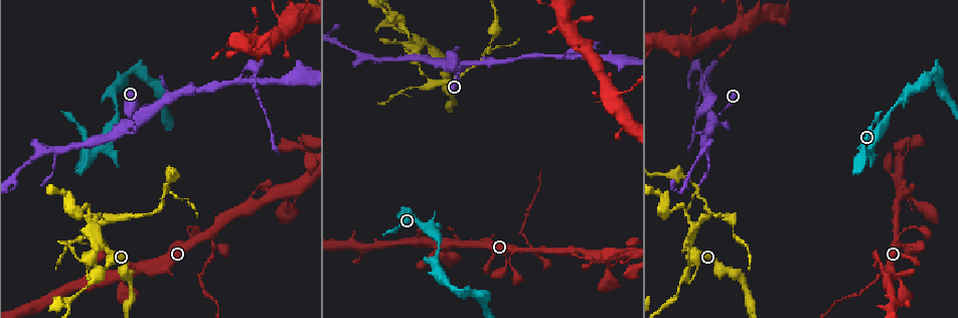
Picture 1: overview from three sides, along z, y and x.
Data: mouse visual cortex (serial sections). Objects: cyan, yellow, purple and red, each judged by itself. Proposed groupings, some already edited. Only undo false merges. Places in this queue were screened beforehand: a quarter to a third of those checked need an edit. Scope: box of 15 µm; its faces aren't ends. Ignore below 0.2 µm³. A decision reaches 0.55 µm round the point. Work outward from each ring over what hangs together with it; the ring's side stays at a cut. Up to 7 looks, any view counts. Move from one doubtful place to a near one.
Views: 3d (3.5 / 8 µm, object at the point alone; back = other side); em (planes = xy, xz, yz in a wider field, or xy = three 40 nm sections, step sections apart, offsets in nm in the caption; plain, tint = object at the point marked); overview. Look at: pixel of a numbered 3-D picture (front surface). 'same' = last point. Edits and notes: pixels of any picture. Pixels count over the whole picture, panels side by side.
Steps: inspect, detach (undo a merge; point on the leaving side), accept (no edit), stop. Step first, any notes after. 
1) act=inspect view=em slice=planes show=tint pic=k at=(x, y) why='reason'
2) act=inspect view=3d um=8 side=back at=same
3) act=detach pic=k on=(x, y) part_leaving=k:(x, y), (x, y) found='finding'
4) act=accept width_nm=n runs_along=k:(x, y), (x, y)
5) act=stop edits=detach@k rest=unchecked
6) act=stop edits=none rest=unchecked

act=inspect view=3d um=8 pic=1 at=(416, 50) why='three arms meet'

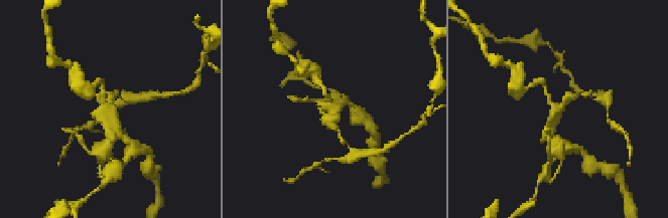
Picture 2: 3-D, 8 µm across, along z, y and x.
act=inspect view=3d um=3.5 pic=2 at=(105, 108) why='zoom in'

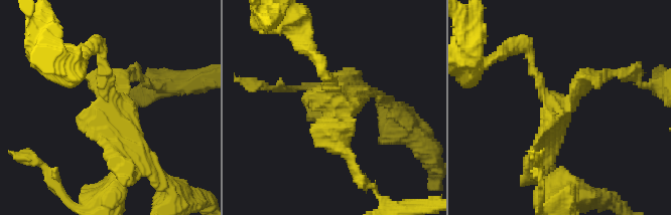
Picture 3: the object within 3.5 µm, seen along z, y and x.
act=inspect view=em slice=xy step=1 show=tint pic=3 at=(340, 110)

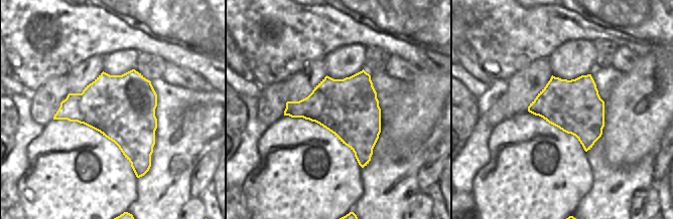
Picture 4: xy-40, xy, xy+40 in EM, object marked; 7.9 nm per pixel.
act=accept runs_along=3:(544, 164), (559, 112), (612, 74) found='continuous, no second cell'

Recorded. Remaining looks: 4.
act=inspect view=3d um=3.5 pic=1 at=(405, 33) why='a narrow waist'

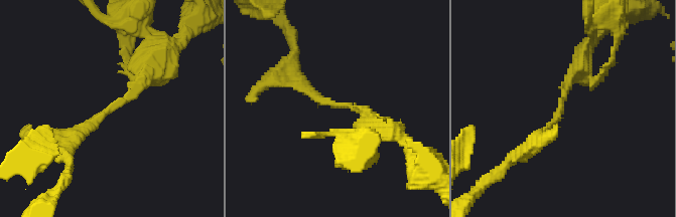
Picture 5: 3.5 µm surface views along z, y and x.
act=inspect view=em slice=xy step=3 show=tint pic=5 at=(563, 100) arm_widths_nm=150,300 why='shape alone is not enough'

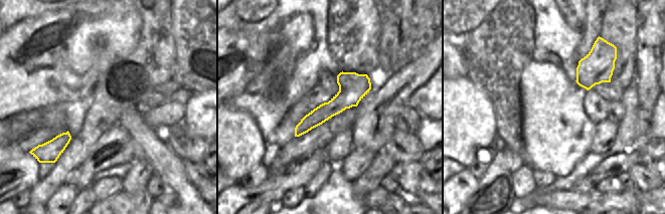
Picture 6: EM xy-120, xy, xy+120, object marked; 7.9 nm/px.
act=accept runs_along=6:(365, 77), (297, 134) found='all the same cell'

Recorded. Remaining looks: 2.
act=inspect view=em slice=xy step=2 show=tint pic=1 at=(932, 71) why='sharp bend'

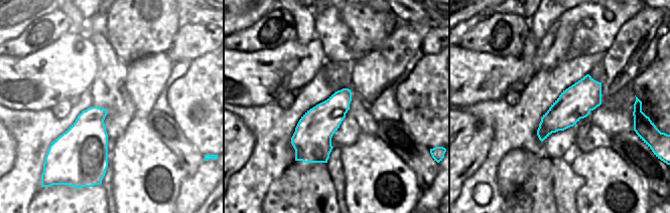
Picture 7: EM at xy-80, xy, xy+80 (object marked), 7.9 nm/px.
act=inspect view=3d um=3.5 at=same

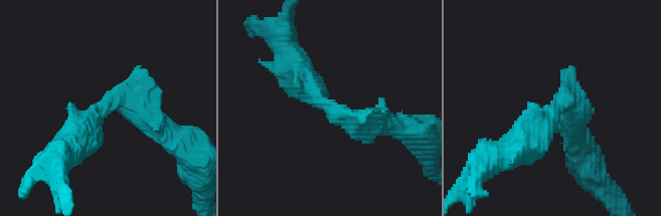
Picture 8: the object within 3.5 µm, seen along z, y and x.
act=accept runs_along=8:(296, 67), (332, 112), (382, 124) found='continuous, no second cell'

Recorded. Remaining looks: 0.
act=stop edits=none rest=unchecked

